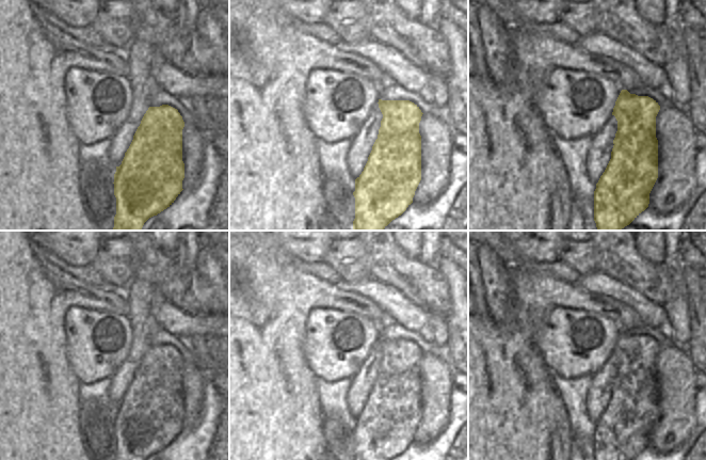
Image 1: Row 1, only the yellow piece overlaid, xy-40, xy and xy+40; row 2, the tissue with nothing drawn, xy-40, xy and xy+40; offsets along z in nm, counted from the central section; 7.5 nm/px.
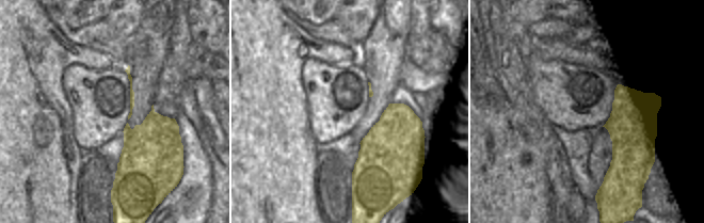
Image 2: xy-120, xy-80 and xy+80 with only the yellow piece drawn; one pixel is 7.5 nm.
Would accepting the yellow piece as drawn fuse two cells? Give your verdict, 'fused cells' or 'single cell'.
fused cells

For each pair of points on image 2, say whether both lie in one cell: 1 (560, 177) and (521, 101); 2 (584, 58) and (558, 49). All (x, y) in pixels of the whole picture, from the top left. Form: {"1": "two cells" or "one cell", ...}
{"1": "one cell", "2": "one cell"}

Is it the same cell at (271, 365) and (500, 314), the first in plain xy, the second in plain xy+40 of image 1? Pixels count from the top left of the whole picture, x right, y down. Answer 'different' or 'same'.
different

